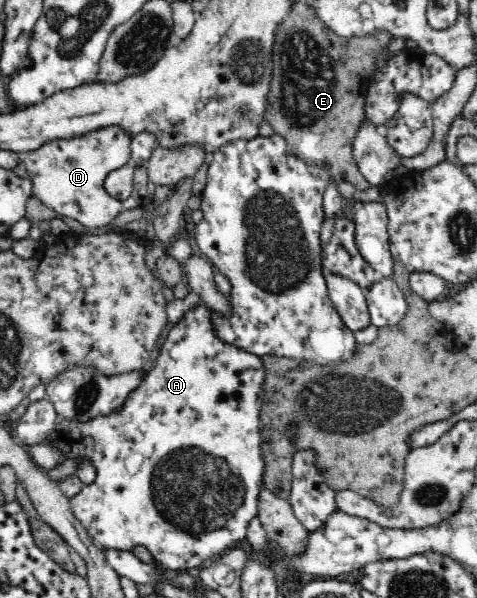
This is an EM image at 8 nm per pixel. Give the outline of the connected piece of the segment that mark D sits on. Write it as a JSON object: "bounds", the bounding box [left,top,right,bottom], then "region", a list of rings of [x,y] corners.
{"bounds":[18,126,148,228],"region":[[[106,126],[74,136],[56,138],[36,150],[18,153],[26,165],[28,178],[32,179],[33,196],[59,214],[60,218],[72,218],[84,226],[100,228],[109,224],[127,210],[145,206],[148,192],[148,168],[136,166],[132,194],[126,200],[114,199],[106,192],[104,180],[110,172],[132,163],[131,138],[124,128]]]}

